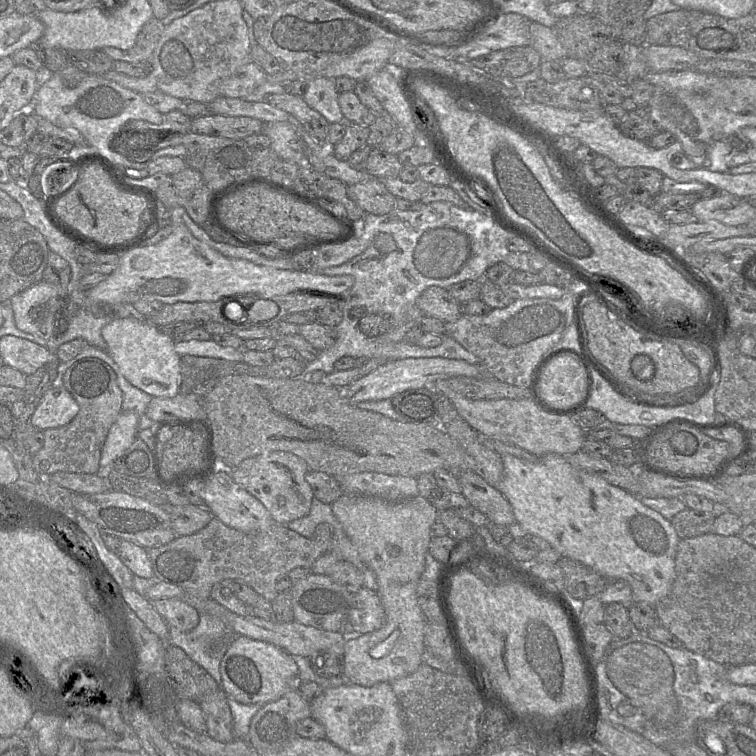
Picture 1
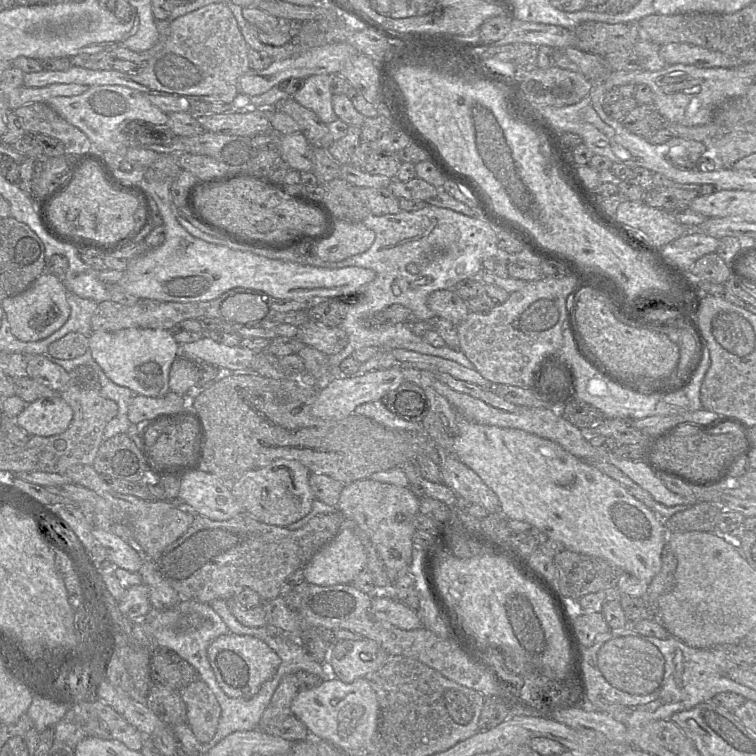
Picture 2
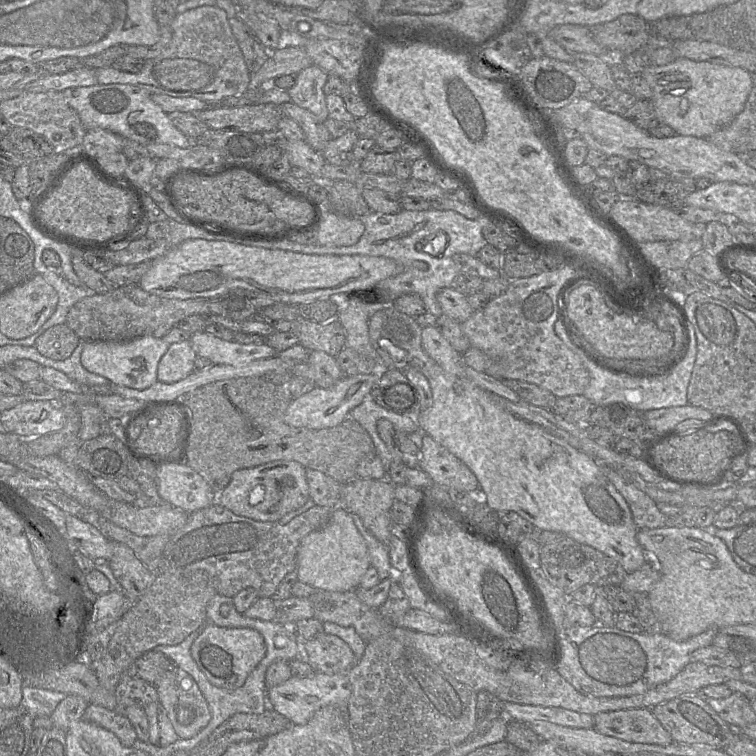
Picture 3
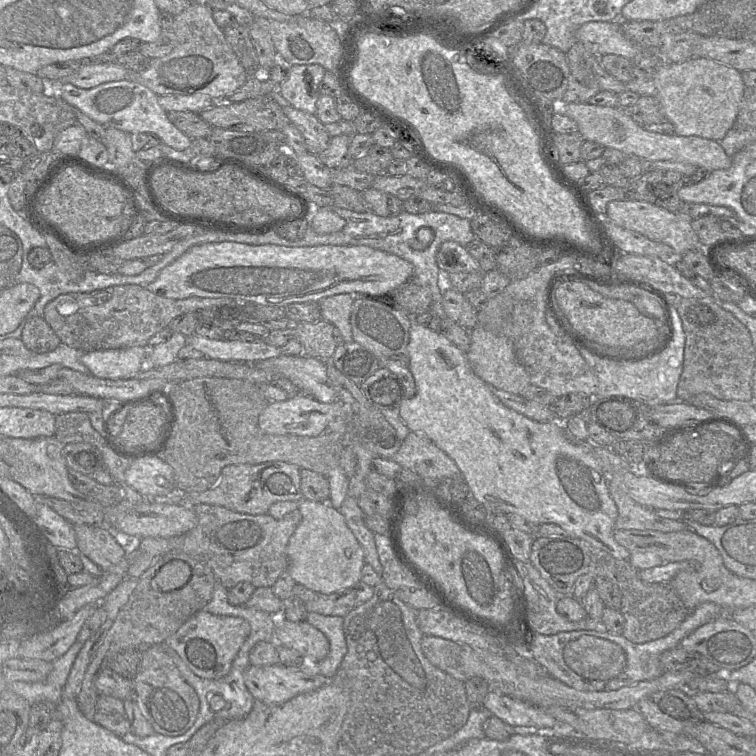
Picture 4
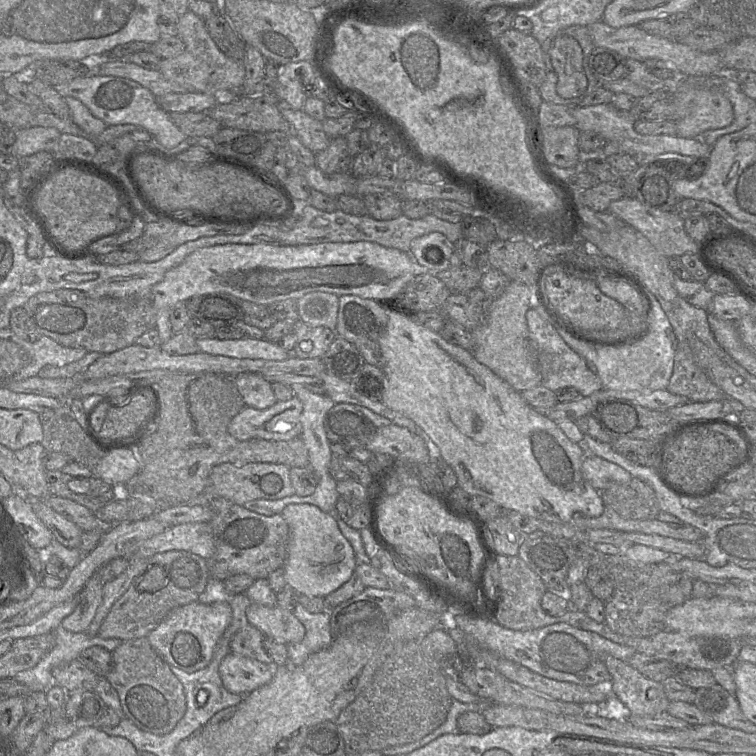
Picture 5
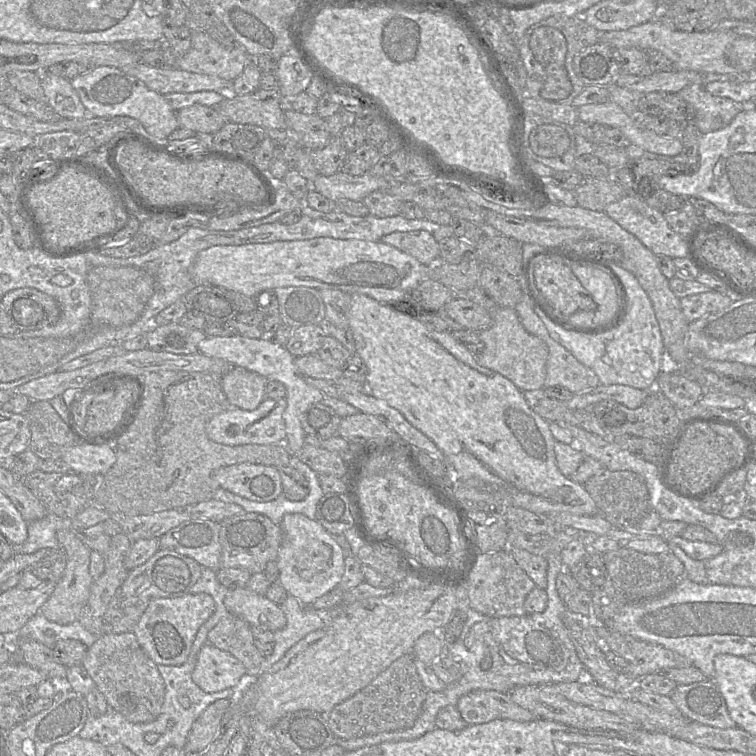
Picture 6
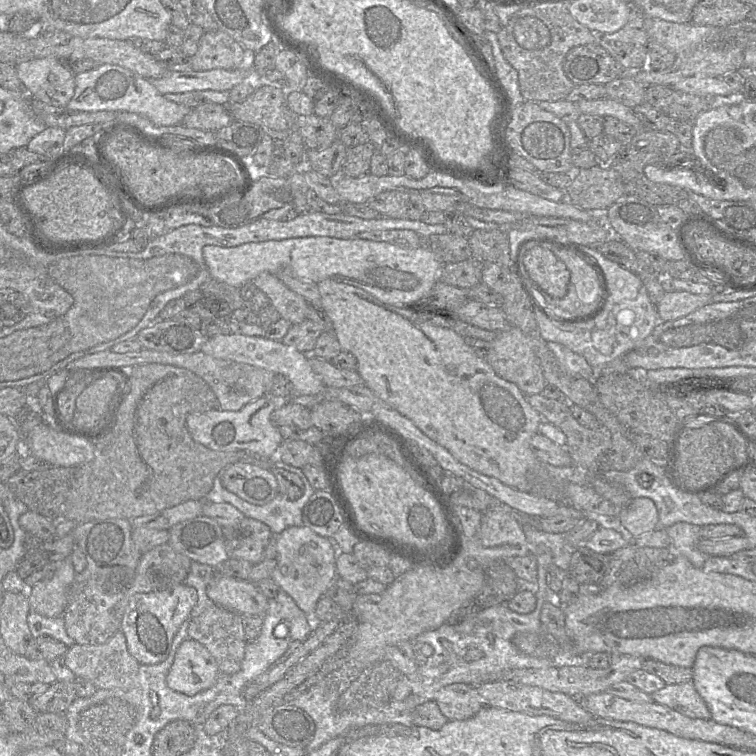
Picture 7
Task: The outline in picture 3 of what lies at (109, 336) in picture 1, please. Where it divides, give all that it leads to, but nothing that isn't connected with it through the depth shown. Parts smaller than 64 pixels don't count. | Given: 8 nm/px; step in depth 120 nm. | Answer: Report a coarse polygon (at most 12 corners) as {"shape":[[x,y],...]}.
{"shape":[[142,336],[82,341],[82,366],[146,389],[169,345]]}

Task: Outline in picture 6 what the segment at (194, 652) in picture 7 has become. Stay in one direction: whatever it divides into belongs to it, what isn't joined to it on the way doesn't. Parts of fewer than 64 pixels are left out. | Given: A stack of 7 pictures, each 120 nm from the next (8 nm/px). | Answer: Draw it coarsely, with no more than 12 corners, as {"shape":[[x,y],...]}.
{"shape":[[205,643],[192,680],[213,693],[249,677],[236,657]]}

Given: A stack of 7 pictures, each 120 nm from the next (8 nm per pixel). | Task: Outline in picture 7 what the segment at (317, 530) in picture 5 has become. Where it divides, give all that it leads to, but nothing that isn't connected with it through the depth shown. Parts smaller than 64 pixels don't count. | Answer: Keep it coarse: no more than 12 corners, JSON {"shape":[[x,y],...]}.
{"shape":[[303,525],[275,538],[270,578],[313,622],[339,548]]}

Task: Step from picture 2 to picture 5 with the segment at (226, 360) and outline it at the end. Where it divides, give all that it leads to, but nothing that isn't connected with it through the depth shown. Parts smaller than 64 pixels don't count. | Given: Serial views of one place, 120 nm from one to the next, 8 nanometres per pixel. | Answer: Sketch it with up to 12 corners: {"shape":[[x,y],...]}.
{"shape":[[199,337],[200,352],[277,361],[290,357],[265,338]]}

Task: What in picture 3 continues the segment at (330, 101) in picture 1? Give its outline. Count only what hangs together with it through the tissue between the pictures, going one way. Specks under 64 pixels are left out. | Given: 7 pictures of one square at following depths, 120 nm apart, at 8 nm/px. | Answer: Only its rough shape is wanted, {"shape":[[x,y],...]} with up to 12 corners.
{"shape":[[311,65],[287,90],[291,101],[326,121],[328,74]]}

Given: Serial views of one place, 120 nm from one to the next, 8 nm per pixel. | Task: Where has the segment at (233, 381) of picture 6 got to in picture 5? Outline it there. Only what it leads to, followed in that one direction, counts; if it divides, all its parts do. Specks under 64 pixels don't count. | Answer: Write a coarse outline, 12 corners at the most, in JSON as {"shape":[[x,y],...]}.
{"shape":[[263,375],[232,377],[247,407],[263,410],[278,401]]}

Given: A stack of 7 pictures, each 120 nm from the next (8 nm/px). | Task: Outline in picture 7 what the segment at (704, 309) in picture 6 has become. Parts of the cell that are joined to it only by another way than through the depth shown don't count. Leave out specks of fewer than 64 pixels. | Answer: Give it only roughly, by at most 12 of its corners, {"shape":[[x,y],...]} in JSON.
{"shape":[[666,292],[656,305],[660,322],[713,303],[713,295]]}

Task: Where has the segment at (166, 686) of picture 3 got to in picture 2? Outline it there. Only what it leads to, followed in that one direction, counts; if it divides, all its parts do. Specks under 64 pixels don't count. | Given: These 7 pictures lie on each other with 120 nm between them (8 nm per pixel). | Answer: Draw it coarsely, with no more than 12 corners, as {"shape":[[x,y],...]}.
{"shape":[[200,678],[179,693],[187,724],[201,743],[221,716],[215,694]]}

